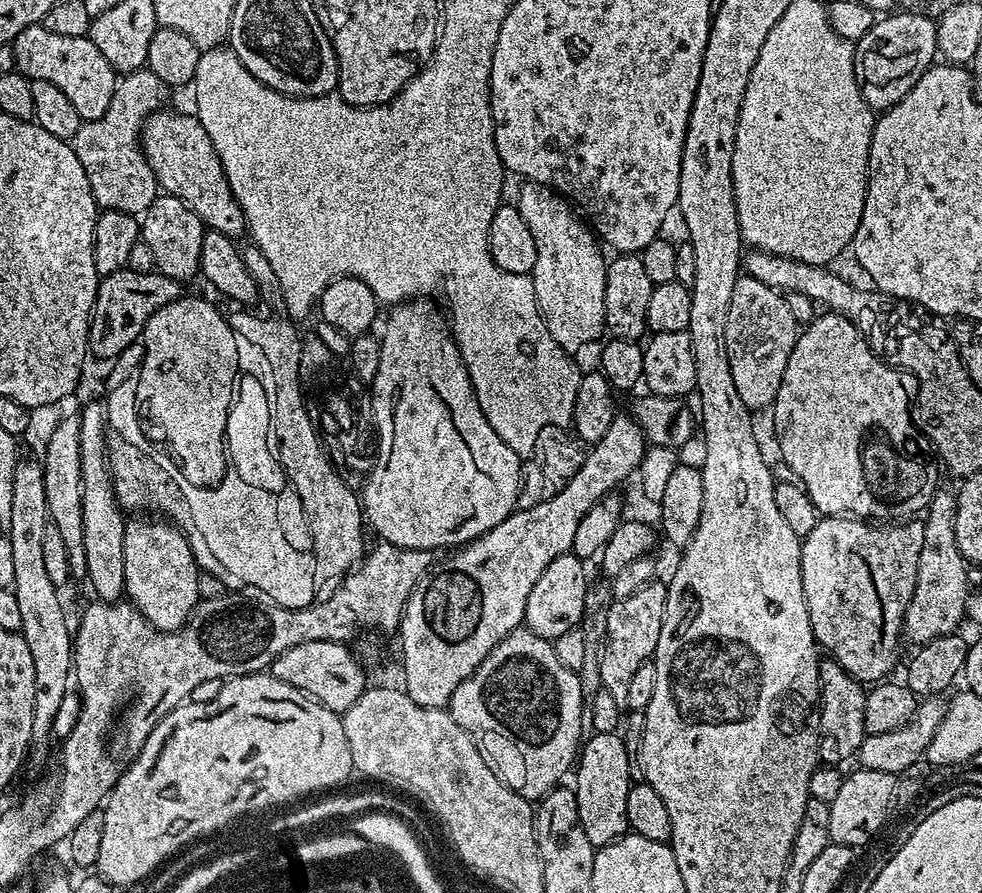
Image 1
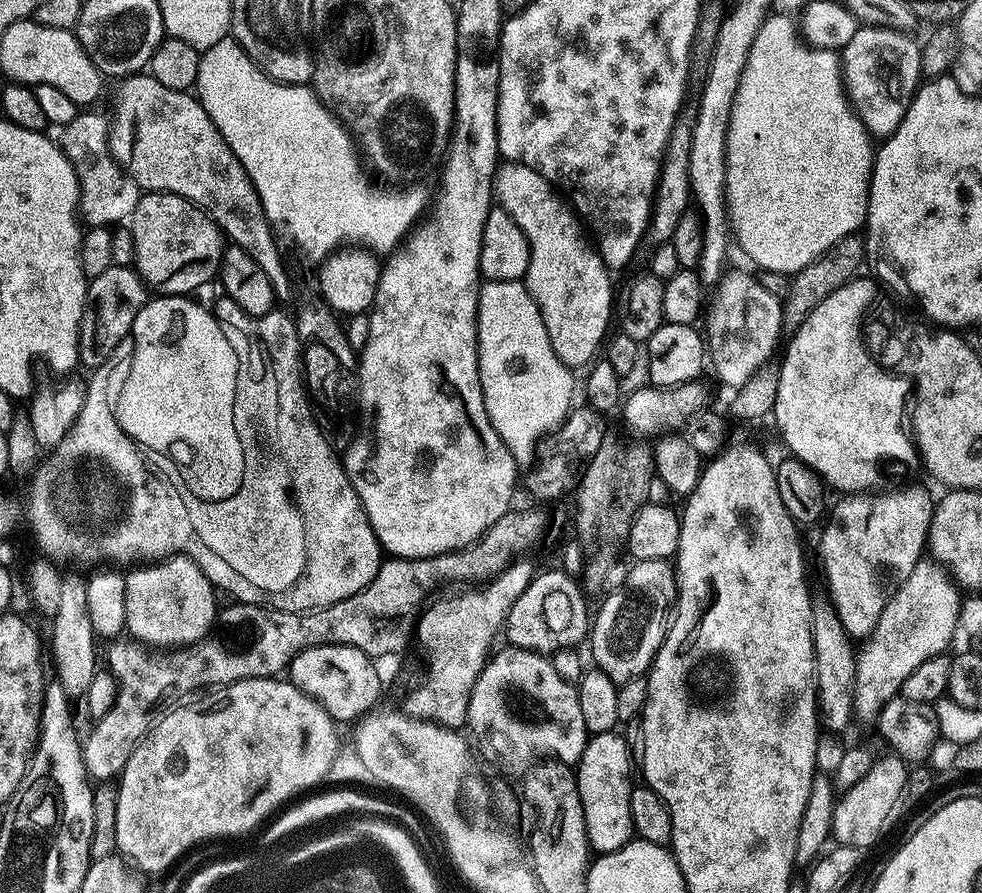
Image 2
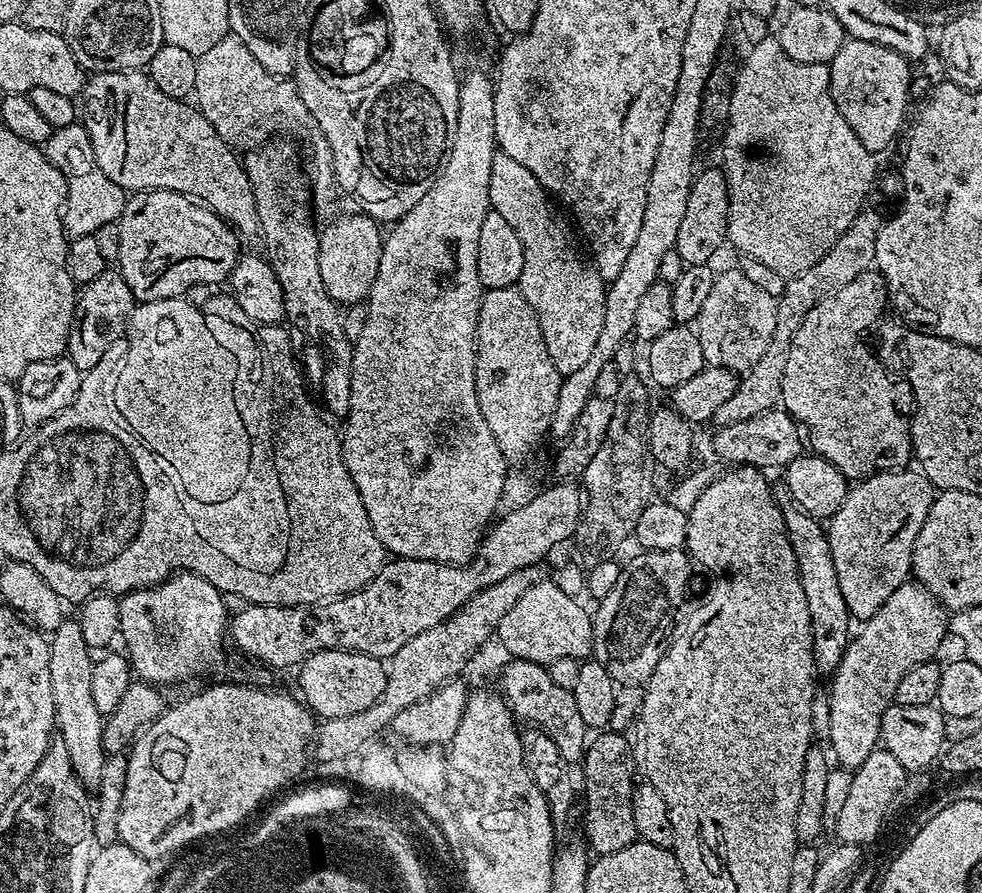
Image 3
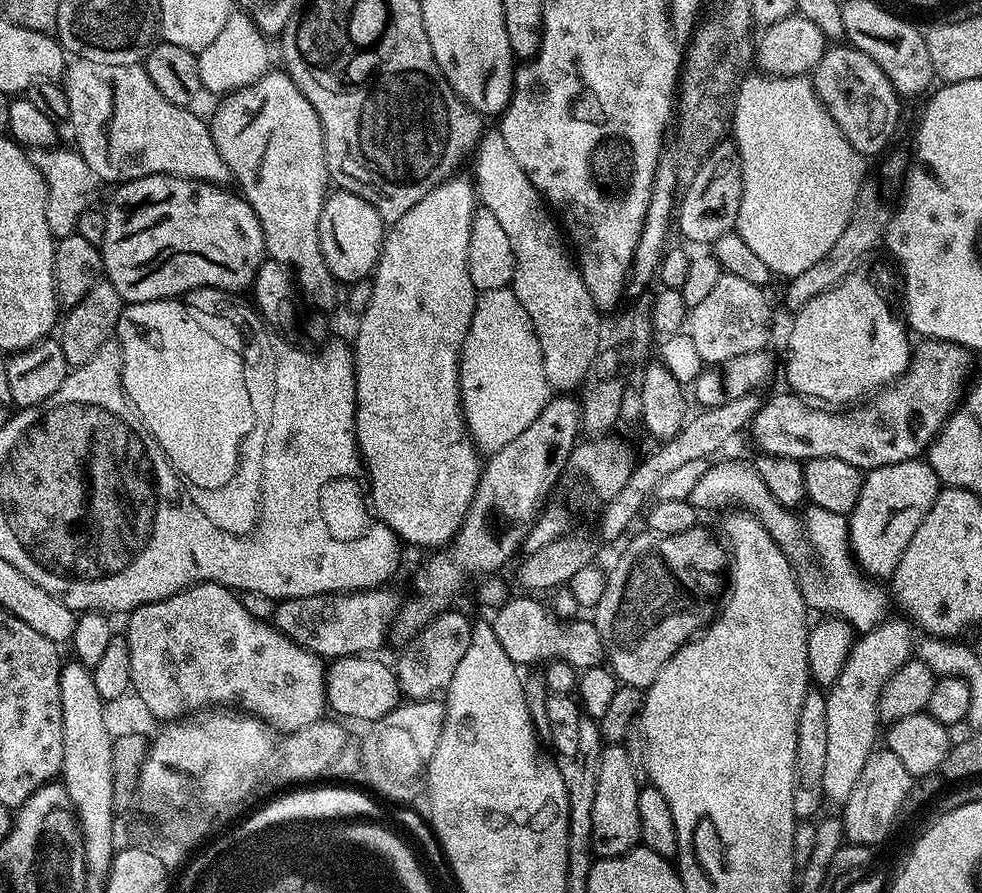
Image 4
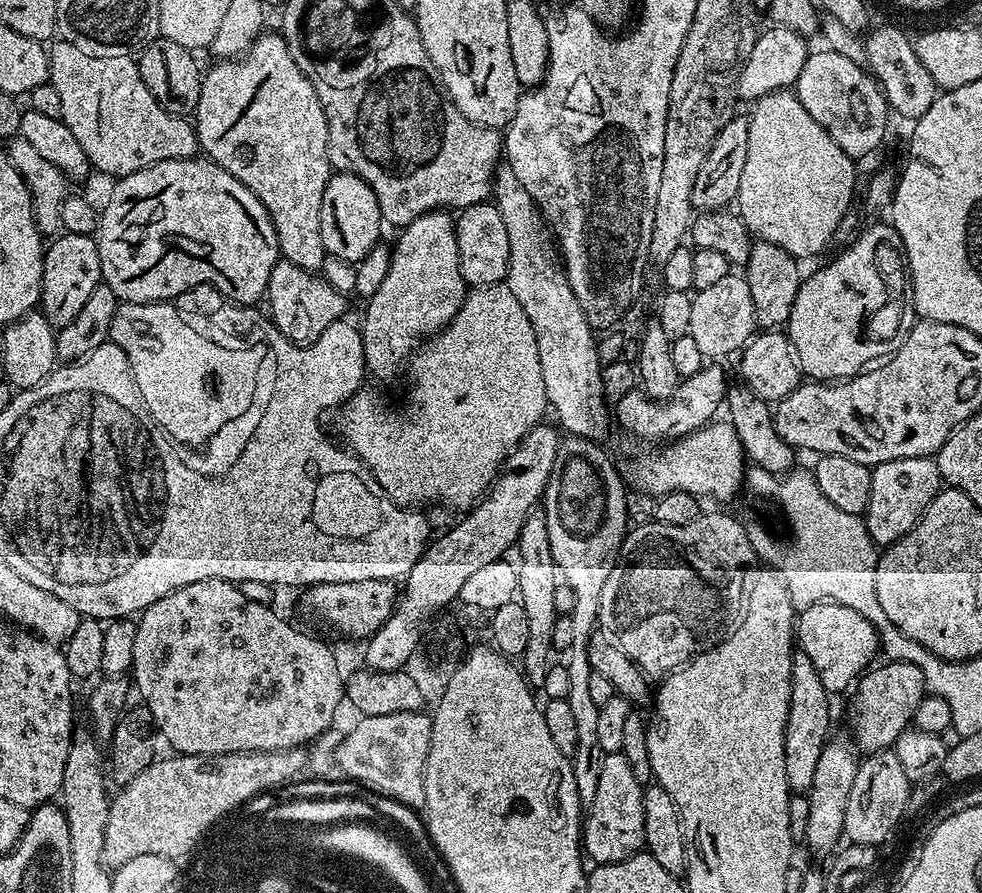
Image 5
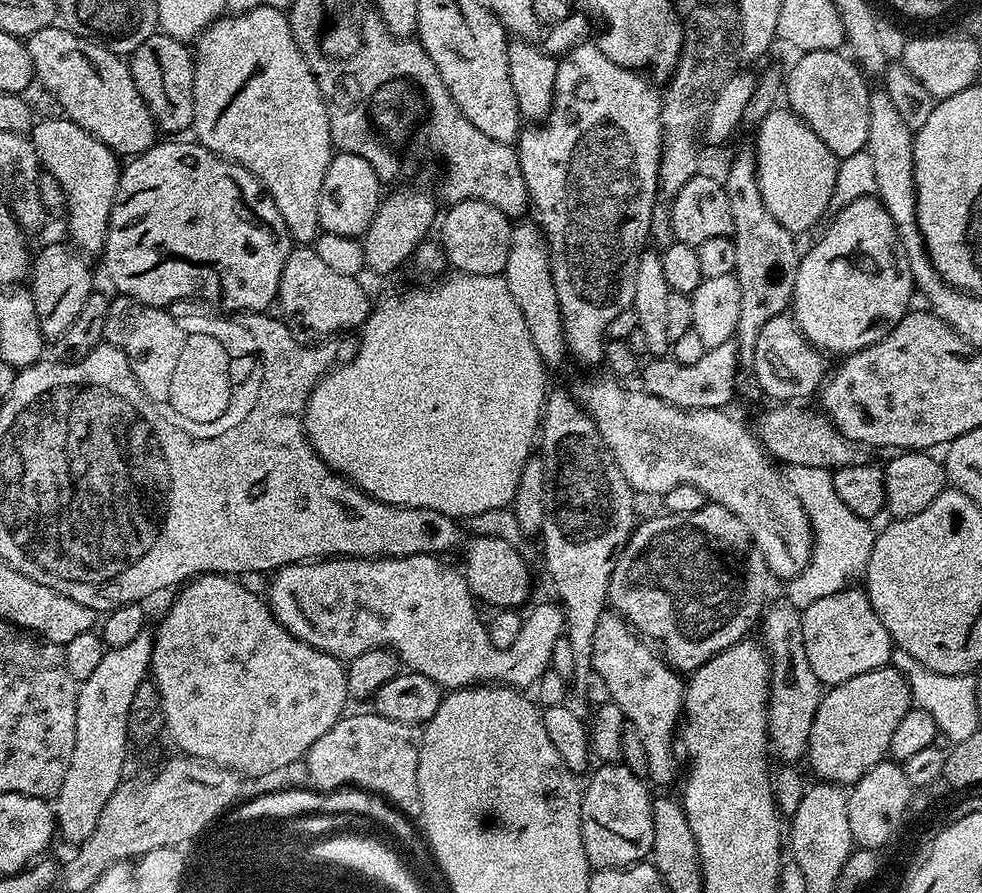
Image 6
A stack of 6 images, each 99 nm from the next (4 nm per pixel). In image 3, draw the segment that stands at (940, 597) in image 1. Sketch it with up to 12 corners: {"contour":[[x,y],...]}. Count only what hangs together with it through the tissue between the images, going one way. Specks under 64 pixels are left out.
{"contour":[[905,582],[848,642],[828,744],[855,770],[898,682],[933,659],[946,610]]}

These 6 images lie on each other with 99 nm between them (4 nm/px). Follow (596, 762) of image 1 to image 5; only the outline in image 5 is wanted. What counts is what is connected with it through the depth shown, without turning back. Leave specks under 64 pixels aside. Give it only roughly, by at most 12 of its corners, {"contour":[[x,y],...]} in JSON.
{"contour":[[624,752],[602,762],[582,820],[593,865],[644,848],[644,788]]}

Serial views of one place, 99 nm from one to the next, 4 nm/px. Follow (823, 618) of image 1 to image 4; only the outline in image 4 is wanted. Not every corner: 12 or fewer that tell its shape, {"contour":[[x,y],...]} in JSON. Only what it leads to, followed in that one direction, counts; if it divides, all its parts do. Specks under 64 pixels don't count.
{"contour":[[920,458],[873,468],[847,517],[865,576],[892,577],[941,490]]}

